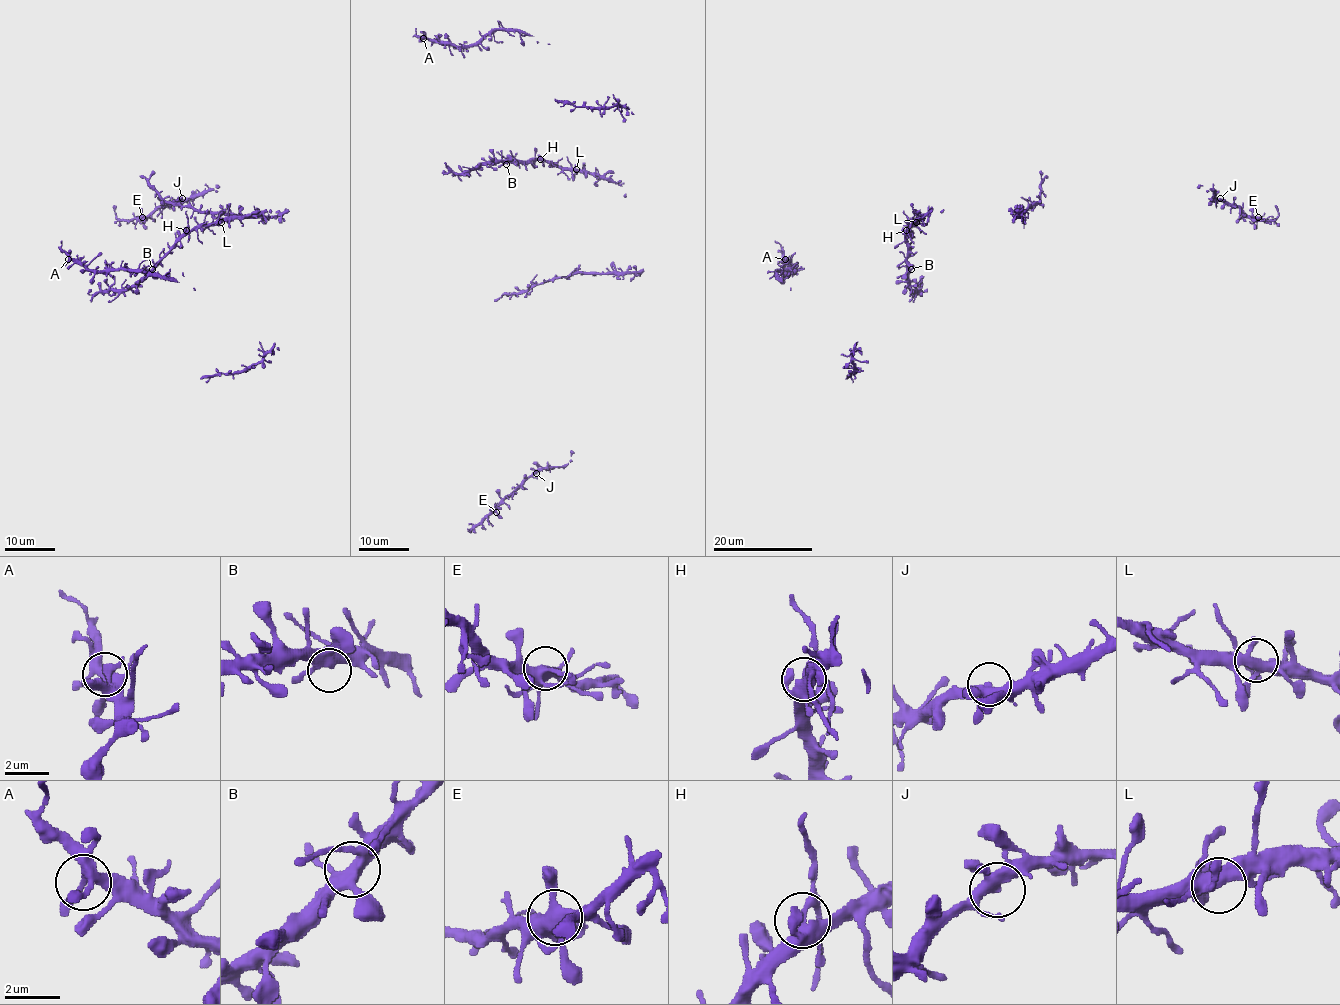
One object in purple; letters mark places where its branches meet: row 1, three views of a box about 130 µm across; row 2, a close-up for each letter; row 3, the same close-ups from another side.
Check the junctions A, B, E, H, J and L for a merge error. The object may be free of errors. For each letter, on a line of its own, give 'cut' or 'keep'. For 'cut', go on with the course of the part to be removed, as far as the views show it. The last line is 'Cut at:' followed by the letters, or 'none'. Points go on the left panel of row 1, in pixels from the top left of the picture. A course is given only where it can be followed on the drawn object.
A: keep
B: keep
E: keep
H: cut; course (185, 229), (187, 211)
J: keep
L: keep
Cut at: H

